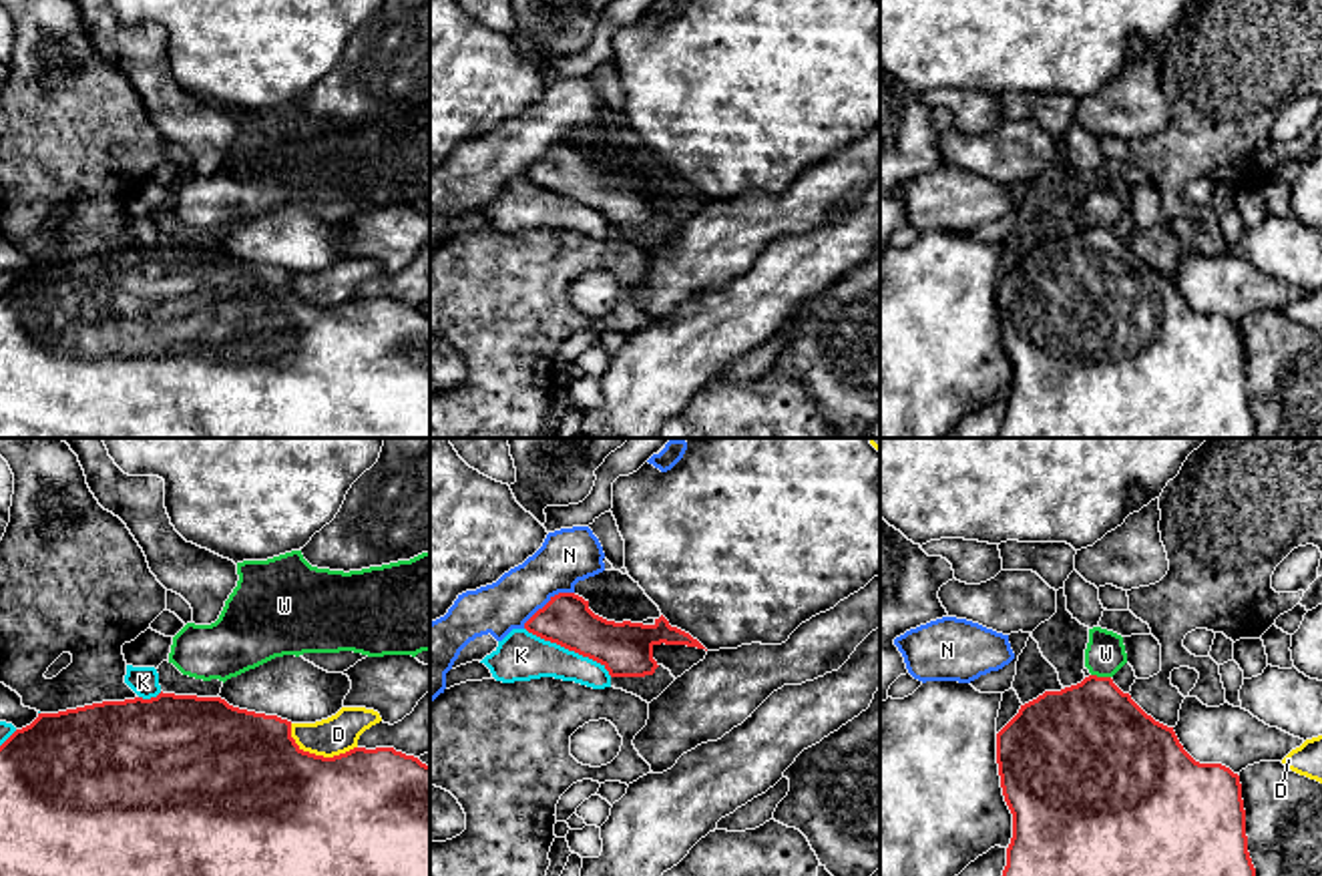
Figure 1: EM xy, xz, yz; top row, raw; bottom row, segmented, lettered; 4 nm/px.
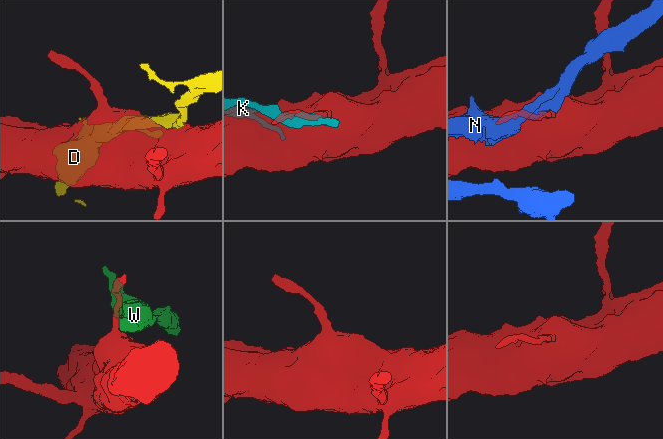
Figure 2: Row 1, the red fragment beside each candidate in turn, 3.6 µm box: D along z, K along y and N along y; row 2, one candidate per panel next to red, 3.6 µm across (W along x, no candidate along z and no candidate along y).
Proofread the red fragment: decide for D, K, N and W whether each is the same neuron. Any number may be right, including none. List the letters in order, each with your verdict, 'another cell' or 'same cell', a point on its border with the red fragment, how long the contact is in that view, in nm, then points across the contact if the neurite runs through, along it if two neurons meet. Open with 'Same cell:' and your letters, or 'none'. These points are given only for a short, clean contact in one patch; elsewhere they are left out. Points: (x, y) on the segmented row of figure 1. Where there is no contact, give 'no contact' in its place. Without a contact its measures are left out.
Same cell: none
D: another cell; contact xy (318, 756); length 280 nm
K: another cell; contact xz (569, 649); length 400 nm
N: another cell; contact xz (549, 601); length 260 nm
W: another cell; contact yz (1102, 678); length 80 nm; border yz (1091, 674), (1110, 678)

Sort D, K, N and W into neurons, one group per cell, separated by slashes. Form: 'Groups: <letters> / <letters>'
Groups: D / K W / N

